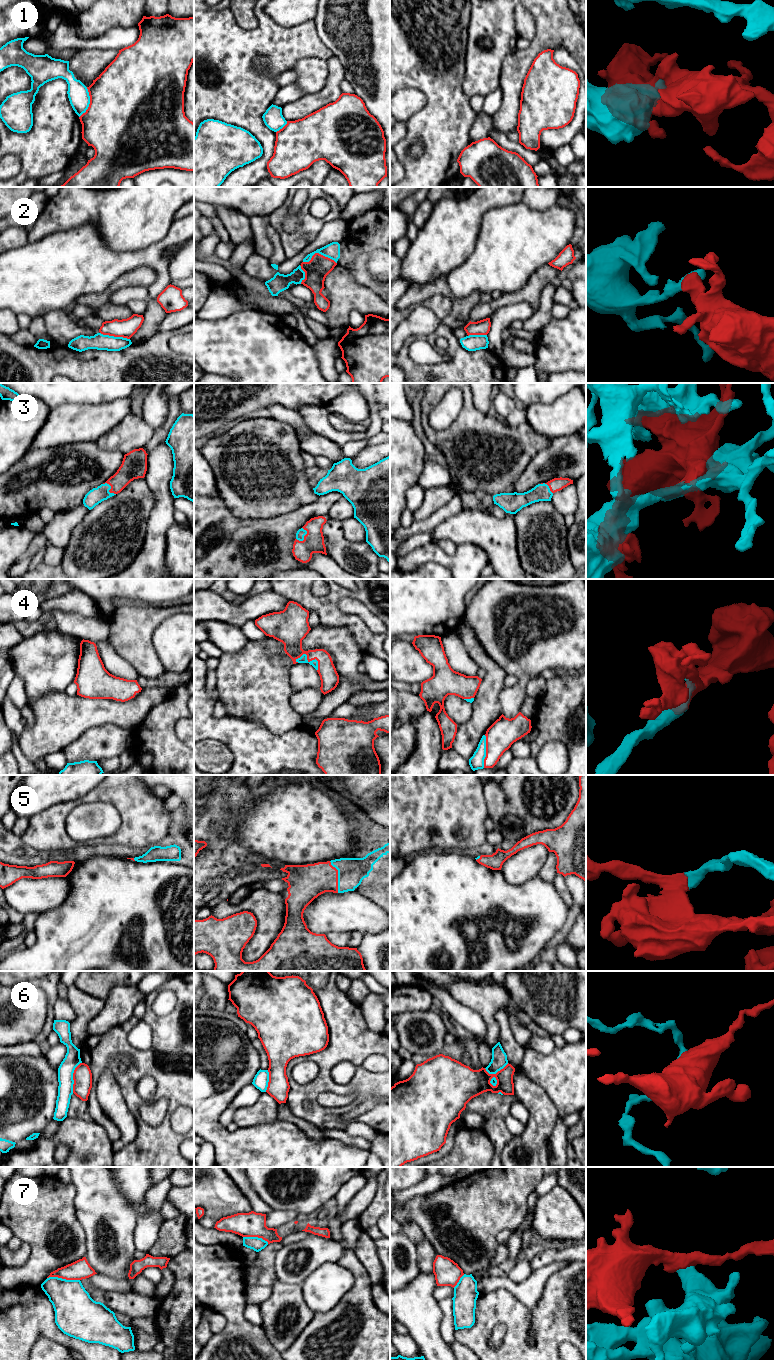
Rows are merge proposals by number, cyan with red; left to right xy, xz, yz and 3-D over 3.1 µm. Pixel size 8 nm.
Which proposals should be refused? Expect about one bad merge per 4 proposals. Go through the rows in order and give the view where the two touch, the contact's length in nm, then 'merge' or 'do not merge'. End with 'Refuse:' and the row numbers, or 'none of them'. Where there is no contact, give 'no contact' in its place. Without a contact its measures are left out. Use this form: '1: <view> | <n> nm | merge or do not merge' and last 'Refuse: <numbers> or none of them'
1: xy | 260 nm | merge
2: xz | 280 nm | do not merge
3: xz | 120 nm | merge
4: xz | 200 nm | merge
5: xz | 260 nm | merge
6: xy | 260 nm | do not merge
7: xy | 260 nm | do not merge
Refuse: 2, 6, 7

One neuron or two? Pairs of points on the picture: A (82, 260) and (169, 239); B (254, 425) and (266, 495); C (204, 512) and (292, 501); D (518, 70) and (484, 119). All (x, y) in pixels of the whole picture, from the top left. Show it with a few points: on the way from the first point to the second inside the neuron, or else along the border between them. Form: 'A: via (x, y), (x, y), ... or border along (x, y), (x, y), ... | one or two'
A: via (104, 260), (133, 260), (147, 257) | one
B: via (254, 442), (259, 474), (263, 478) | one
C: border along (219, 496), (235, 515), (242, 518), (251, 518) | two
D: border along (491, 116), (492, 128) | two

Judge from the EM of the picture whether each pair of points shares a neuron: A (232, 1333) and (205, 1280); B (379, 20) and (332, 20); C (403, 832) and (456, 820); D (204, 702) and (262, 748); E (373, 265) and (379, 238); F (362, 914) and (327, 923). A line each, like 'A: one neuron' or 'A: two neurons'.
A: one neuron
B: one neuron
C: one neuron
D: one neuron
E: two neurons
F: one neuron

